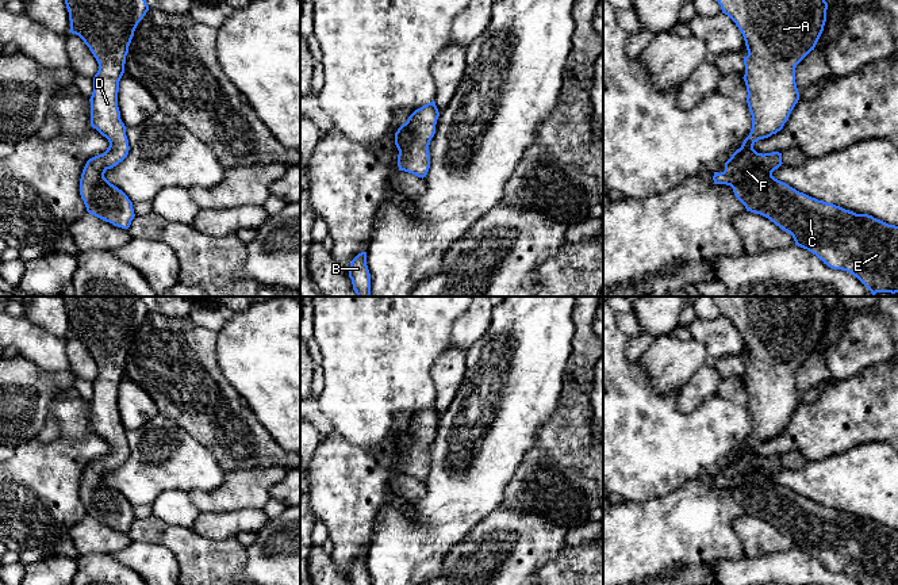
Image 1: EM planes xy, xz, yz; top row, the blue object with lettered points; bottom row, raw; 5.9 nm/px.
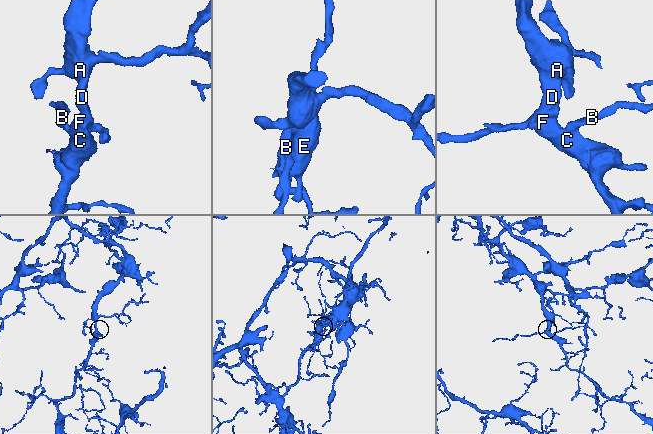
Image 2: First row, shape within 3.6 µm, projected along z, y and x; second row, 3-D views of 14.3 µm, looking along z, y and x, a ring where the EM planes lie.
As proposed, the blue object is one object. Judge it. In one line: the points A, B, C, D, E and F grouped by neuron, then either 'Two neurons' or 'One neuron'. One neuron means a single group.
Groups: A B C D E F. One neuron

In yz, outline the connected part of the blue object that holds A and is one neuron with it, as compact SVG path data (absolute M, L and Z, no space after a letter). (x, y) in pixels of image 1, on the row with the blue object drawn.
M717 0L741 31L748 56L744 57L747 103L752 129L740 149L725 162L725 171L714 172L715 184L733 188L747 211L760 214L790 233L795 245L807 249L833 269L856 276L872 295L898 292L898 226L868 214L856 214L797 191L775 179L772 172L782 162L782 153L757 153L753 145L780 131L799 100L795 66L814 50L826 22L825 0Z

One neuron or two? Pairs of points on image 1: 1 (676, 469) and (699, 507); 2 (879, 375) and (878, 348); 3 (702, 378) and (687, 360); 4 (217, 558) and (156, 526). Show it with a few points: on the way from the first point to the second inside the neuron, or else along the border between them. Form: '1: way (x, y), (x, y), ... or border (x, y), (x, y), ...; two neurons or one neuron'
1: border (713, 474), (690, 480), (657, 497); two neurons
2: border (883, 360), (849, 375); two neurons
3: border (705, 364), (680, 387); two neurons
4: way (202, 558), (183, 542), (171, 536); one neuron

